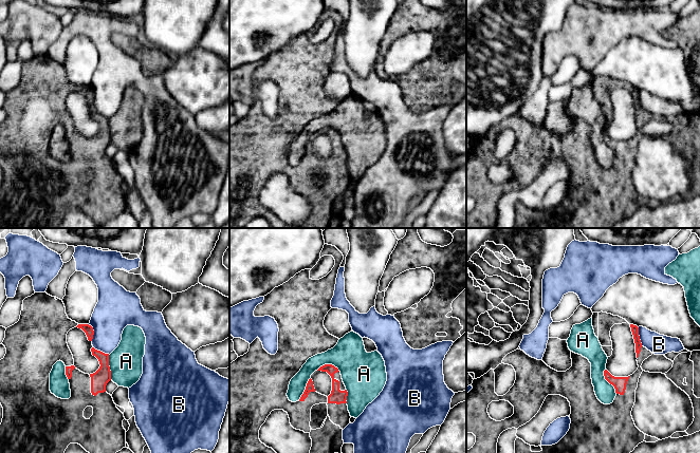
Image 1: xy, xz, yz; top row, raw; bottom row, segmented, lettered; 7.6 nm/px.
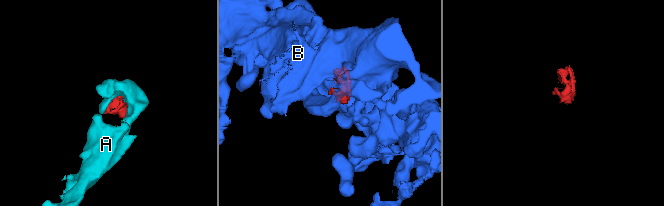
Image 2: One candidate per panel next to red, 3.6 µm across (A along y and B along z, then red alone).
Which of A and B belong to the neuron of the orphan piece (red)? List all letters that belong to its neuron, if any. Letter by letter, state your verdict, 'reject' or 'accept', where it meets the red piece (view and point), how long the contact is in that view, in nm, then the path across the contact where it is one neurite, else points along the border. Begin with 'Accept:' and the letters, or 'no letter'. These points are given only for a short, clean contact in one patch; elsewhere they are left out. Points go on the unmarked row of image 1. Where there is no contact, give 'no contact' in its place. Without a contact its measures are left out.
Accept: no letter
A: reject; meets red in yz at (608, 145); contact 220 nm long
B: reject; meets red in yz at (639, 100); contact 150 nm long; border along yz (638, 91), (642, 109)

